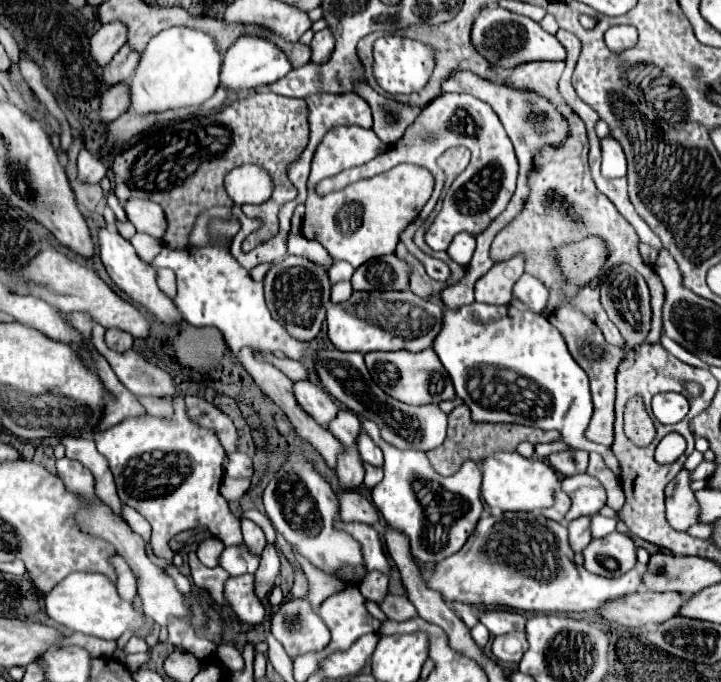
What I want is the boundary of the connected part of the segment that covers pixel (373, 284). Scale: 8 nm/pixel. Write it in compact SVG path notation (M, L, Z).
M396 254L364 262L352 276L354 290L408 290L412 266Z

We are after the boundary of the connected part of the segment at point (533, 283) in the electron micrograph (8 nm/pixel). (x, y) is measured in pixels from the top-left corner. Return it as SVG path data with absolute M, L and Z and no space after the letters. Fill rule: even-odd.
M522 274L522 278L514 286L514 296L522 300L532 312L542 312L548 302L550 290L532 274Z

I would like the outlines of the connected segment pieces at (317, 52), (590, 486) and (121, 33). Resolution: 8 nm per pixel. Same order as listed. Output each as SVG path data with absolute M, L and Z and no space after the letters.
M330 28L316 32L314 40L310 44L312 46L312 62L316 62L316 64L326 62L334 50L334 44L336 44L336 40L334 40Z
M576 474L564 478L562 490L572 500L572 506L566 514L566 522L576 520L580 516L592 516L600 512L600 508L606 504L606 492L602 484L588 474Z
M110 22L104 24L90 40L90 54L92 58L104 66L108 64L114 54L128 42L128 28L124 28L126 24L122 22Z

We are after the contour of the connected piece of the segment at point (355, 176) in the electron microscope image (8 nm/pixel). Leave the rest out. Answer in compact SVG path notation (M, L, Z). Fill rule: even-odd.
M448 94L448 96L442 96L440 100L434 100L434 104L430 104L420 116L418 120L414 122L412 128L408 128L406 136L402 136L402 140L392 146L386 154L380 154L378 158L362 164L362 166L356 166L356 168L350 168L350 170L344 170L340 172L338 176L332 176L332 178L326 178L318 184L318 190L322 194L326 192L332 192L332 190L338 190L338 188L344 188L346 184L350 182L356 182L356 180L362 180L362 178L372 178L376 174L382 174L402 162L410 162L410 164L416 164L416 166L424 166L428 168L434 178L436 178L436 186L434 186L434 194L432 198L428 200L428 204L424 206L424 210L420 212L418 220L412 222L404 234L402 234L402 242L406 244L406 248L426 266L426 272L428 276L432 276L434 280L448 280L450 278L450 268L446 262L434 258L434 256L428 256L424 254L422 250L418 250L418 246L414 244L414 232L424 226L426 218L430 216L432 208L436 206L438 198L440 198L440 192L444 188L444 182L446 182L446 176L444 172L440 170L438 166L438 158L442 156L442 152L446 148L452 148L452 146L466 146L468 150L472 150L472 160L470 160L470 166L454 180L454 184L450 186L448 190L448 198L444 200L442 204L442 210L440 214L436 216L434 224L430 226L430 230L426 232L426 242L432 250L446 250L452 242L452 238L458 234L458 232L468 232L466 228L472 228L472 234L480 234L500 212L504 212L504 208L508 206L514 190L516 190L516 176L518 176L518 160L514 156L514 148L512 148L512 142L502 126L500 120L496 120L496 112L482 100L474 98L474 96L468 96L468 94ZM426 132L438 132L440 138L432 144L426 144L422 140L422 134Z

